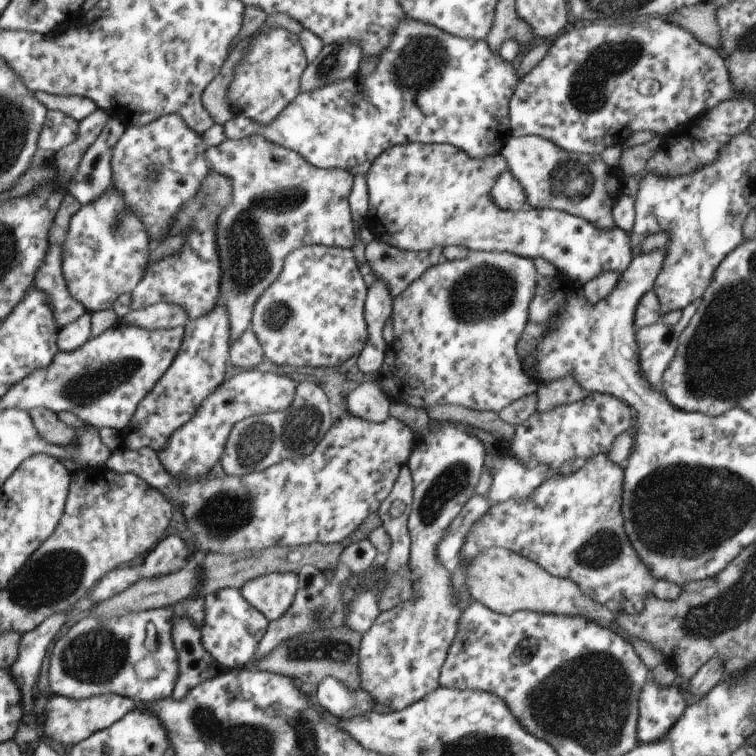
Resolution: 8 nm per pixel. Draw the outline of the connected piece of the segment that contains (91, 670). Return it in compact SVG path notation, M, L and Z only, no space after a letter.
M172 607L128 613L113 619L86 617L67 629L52 648L48 680L52 692L73 699L113 694L139 703L170 698L179 677L178 651L173 643Z

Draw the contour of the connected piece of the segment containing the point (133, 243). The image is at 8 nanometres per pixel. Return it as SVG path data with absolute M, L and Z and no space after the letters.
M112 184L112 187L93 200L93 203L81 205L70 219L66 240L62 244L64 262L61 264L69 291L90 313L115 308L116 300L121 295L134 291L144 278L152 246L143 222L129 209L125 194Z

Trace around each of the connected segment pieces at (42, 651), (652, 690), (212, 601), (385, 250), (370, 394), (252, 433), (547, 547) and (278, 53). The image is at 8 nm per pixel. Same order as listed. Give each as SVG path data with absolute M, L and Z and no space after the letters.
M66 612L53 614L32 631L22 635L17 662L8 669L11 670L13 677L21 686L25 715L34 710L32 686L40 674L42 660L46 656L46 648L54 640L54 636L60 632L60 628L66 624L66 620L68 620Z
M652 676L639 692L638 743L651 743L664 736L684 712L688 700L678 682L661 685Z
M220 589L204 598L204 616L201 624L202 646L222 666L228 669L242 668L256 656L264 638L269 620L254 608L243 596L241 589Z
M374 239L365 246L365 258L372 274L386 283L394 298L426 269L440 263L444 259L442 250L434 247L429 251L405 251Z
M367 377L347 397L346 414L371 423L381 423L389 417L390 405L391 402L381 391L378 380L375 377Z
M299 382L294 400L285 411L254 415L234 425L220 459L225 474L241 477L252 471L265 471L280 461L313 453L326 432L332 428L332 414L333 406L328 402L320 383Z
M594 455L575 474L559 476L555 472L528 496L492 504L489 512L467 534L461 548L459 564L451 574L455 595L459 596L455 603L464 610L472 602L465 587L465 566L474 555L488 547L510 549L537 562L555 577L573 580L586 596L609 608L615 616L618 613L640 614L643 611L643 600L648 595L669 601L677 599L683 587L674 581L657 579L630 544L622 516L623 469L624 467L612 462L608 455Z
M272 29L260 35L256 32L247 54L235 67L235 77L227 92L234 117L246 117L262 124L274 120L300 94L300 79L306 67L298 35L284 29Z

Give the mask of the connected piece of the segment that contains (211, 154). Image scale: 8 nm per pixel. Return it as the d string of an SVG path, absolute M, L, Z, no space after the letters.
M258 135L241 139L225 138L218 146L208 148L205 155L208 158L211 168L222 173L224 176L229 176L233 180L233 197L226 205L226 208L221 212L217 226L217 251L221 258L222 266L218 305L224 305L227 308L231 326L230 336L232 344L233 340L236 340L246 329L250 328L252 324L253 308L259 300L259 296L276 280L276 277L282 270L284 259L287 254L290 254L290 251L300 248L302 245L326 245L352 248L354 238L356 238L356 232L354 232L354 222L349 207L349 196L354 182L354 172L341 168L318 168L310 164L310 162L301 154L298 154L298 152L274 144Z

